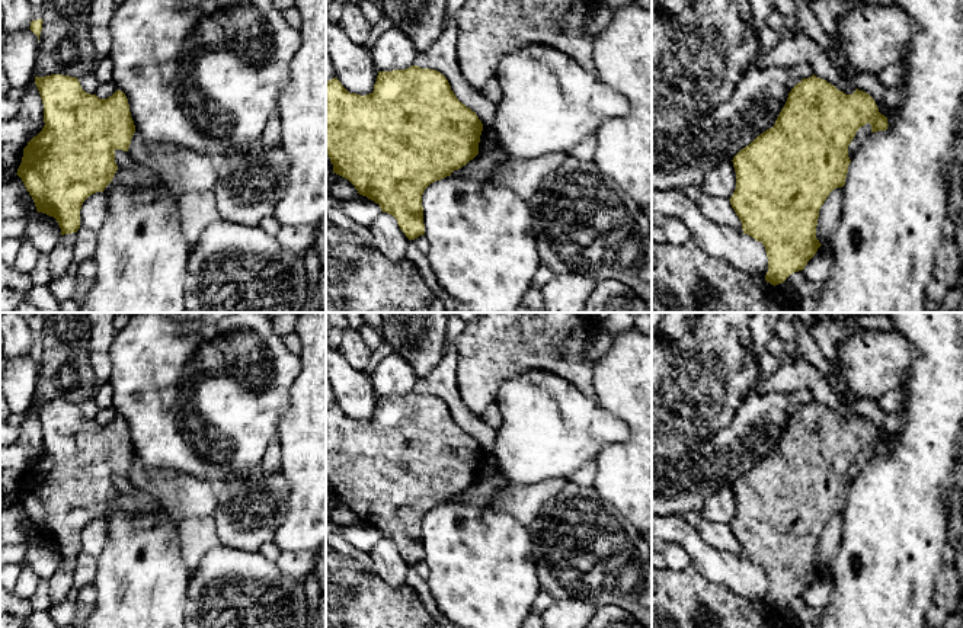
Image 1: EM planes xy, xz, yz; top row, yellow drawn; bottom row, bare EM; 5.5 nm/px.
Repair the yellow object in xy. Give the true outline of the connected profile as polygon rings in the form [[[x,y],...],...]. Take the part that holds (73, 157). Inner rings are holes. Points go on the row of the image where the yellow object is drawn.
[[[51,74],[35,77],[44,103],[44,128],[23,148],[17,176],[32,196],[36,211],[54,217],[61,236],[77,233],[83,202],[96,192],[103,192],[112,182],[118,166],[115,151],[128,151],[135,125],[128,99],[116,90],[108,99],[86,93],[79,78]]]

